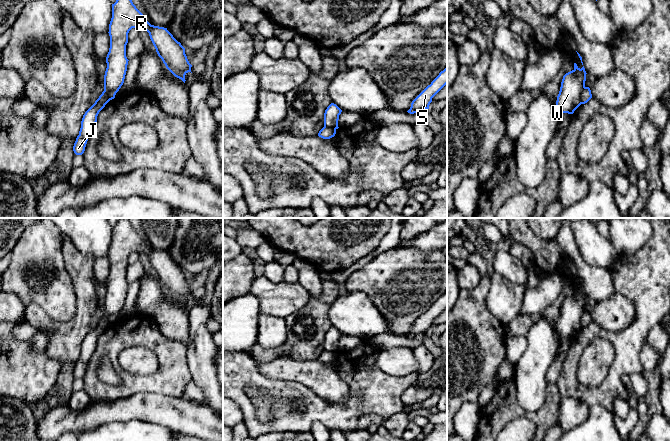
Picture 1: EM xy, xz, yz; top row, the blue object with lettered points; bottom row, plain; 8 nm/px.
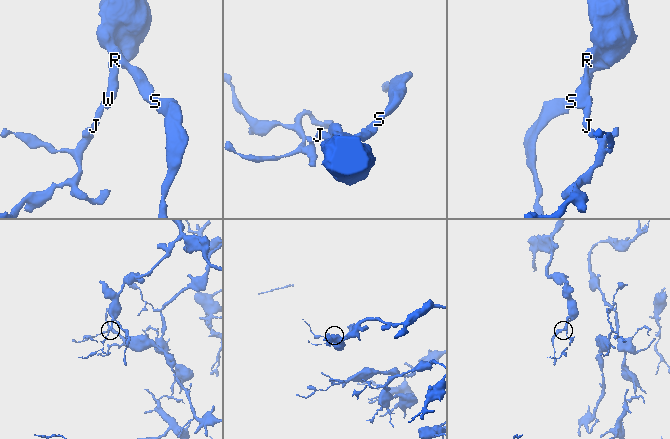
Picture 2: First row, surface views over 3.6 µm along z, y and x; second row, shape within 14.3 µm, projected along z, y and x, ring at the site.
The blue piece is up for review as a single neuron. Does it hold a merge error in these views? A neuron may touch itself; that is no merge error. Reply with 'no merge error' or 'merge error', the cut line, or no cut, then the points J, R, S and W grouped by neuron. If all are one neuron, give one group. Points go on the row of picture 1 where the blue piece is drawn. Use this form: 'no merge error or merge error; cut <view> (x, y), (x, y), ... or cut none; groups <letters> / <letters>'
merge error; cut yz (585, 87), (581, 92), (581, 103); groups J / R S W

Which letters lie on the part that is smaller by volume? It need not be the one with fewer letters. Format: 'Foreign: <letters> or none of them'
Foreign: J

